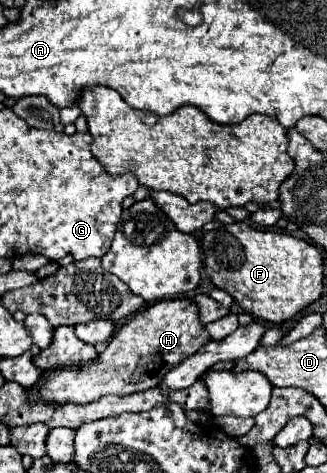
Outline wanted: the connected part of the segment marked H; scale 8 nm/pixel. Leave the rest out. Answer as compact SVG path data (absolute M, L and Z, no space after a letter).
M189 297L157 301L155 305L133 315L129 323L111 337L107 349L97 359L81 367L45 373L45 383L37 383L37 387L29 389L29 397L57 405L85 405L105 395L131 395L137 391L147 391L157 387L167 371L197 353L207 341L211 341L211 335L205 331L205 325L199 319L195 301Z

